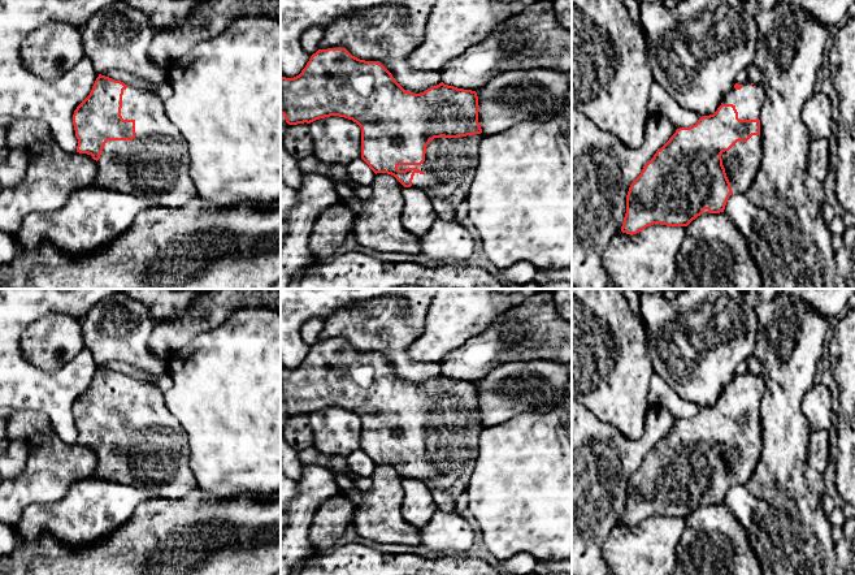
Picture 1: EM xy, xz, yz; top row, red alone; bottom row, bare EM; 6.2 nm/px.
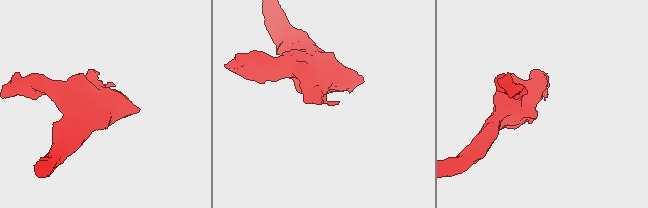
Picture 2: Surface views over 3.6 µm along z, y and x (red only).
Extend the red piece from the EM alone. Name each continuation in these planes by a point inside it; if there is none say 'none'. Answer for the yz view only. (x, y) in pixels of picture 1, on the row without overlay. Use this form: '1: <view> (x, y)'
1: yz (742, 453)

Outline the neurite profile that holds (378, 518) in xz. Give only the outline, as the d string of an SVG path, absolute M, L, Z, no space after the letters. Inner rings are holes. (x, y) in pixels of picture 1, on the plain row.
M377 464L370 475L373 485L364 492L363 502L356 506L352 524L363 539L379 544L420 545L420 528L408 523L400 511L404 498L403 476L391 466Z

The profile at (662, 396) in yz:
M654 375L650 381L648 408L664 408L677 420L693 418L700 410L695 402L681 398L656 375Z

